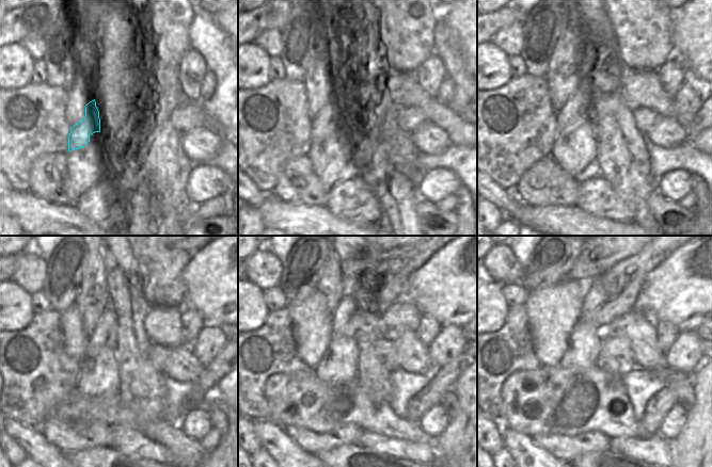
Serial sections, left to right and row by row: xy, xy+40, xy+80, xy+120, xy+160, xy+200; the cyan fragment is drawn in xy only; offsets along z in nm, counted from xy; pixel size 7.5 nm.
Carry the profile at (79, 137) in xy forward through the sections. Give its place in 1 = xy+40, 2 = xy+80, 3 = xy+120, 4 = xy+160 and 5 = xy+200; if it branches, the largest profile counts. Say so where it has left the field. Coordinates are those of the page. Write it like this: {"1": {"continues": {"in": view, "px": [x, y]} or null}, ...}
{"1": {"continues": {"in": "xy+40", "px": [341, 103]}}, "2": {"continues": {"in": "xy+80", "px": [580, 103]}}, "3": {"continues": {"in": "xy+120", "px": [104, 335]}}, "4": {"continues": {"in": "xy+160", "px": [376, 289]}}, "5": {"continues": {"in": "xy+200", "px": [613, 293]}}}

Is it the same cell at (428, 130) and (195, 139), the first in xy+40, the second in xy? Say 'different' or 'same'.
same

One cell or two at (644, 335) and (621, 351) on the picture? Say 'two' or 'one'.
two

